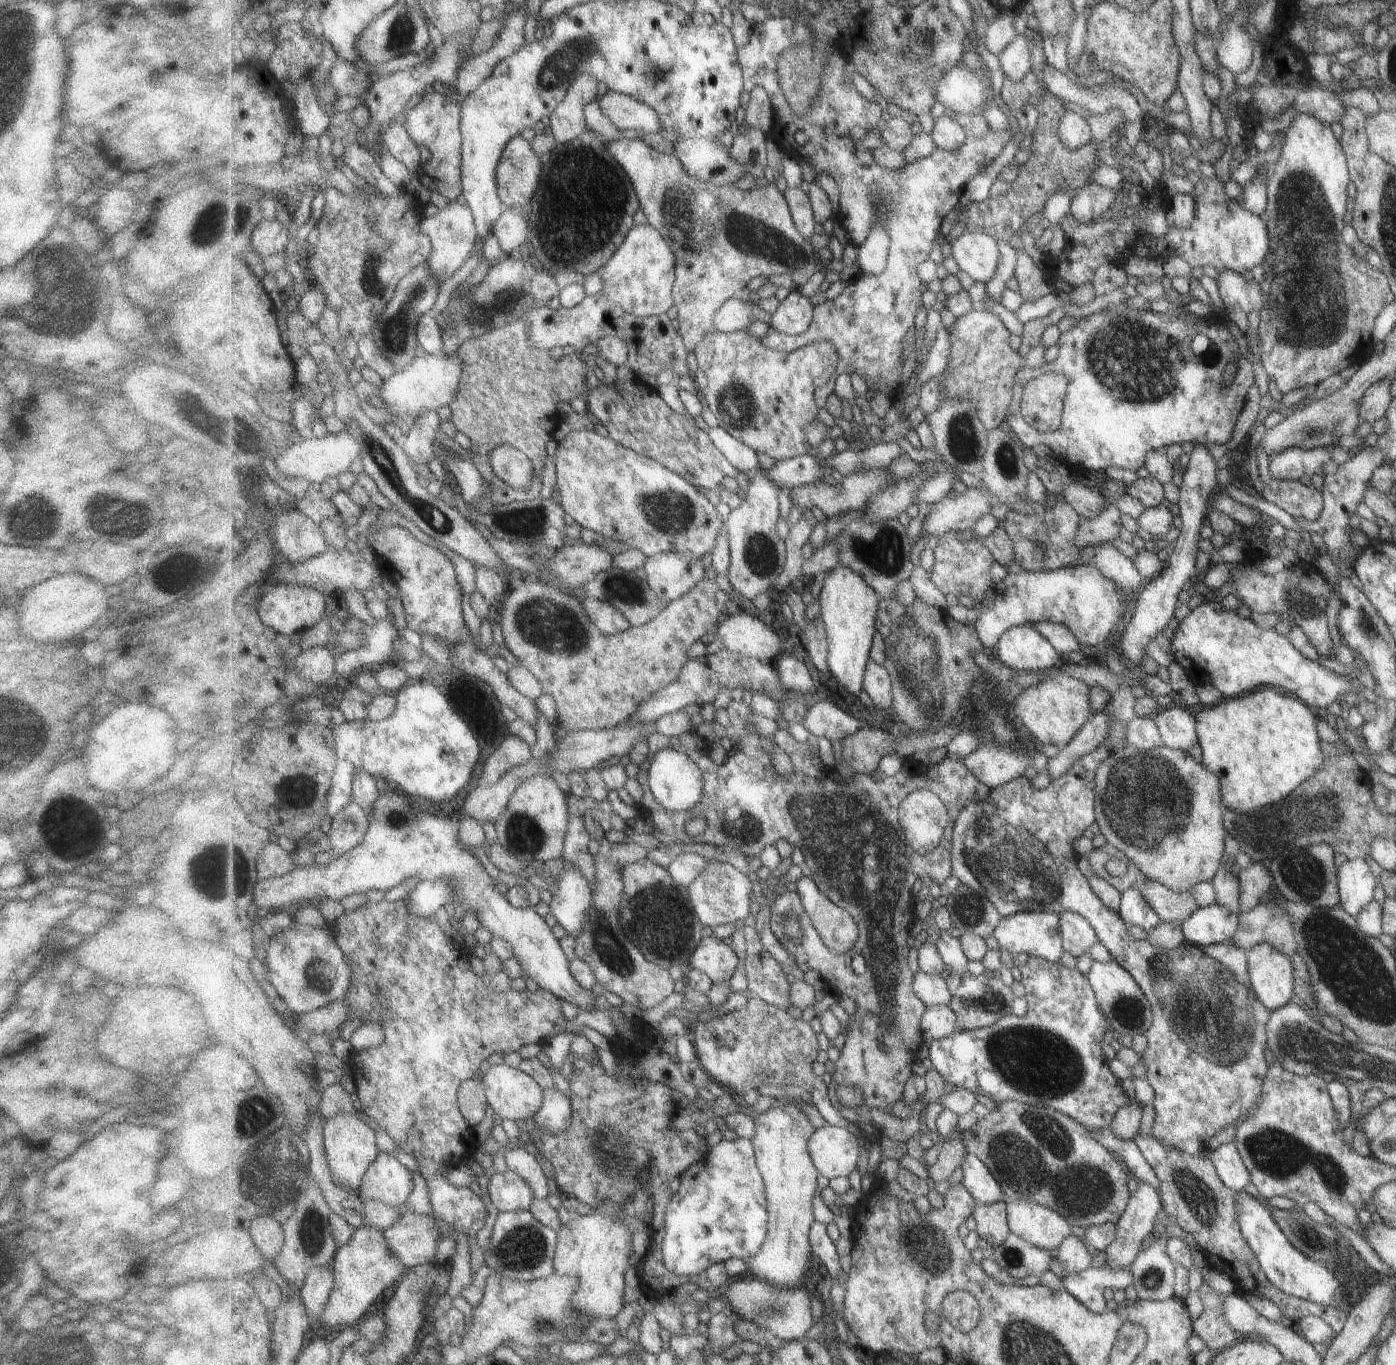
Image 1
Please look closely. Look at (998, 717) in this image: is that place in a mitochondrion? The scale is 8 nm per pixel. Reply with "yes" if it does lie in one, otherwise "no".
yes

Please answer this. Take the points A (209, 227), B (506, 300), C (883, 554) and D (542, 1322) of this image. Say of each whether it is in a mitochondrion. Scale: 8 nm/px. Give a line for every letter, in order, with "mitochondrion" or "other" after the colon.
A: mitochondrion
B: mitochondrion
C: mitochondrion
D: mitochondrion

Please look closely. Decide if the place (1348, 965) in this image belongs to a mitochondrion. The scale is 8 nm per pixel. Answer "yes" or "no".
yes

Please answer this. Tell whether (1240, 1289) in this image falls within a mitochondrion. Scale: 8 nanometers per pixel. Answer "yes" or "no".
no

